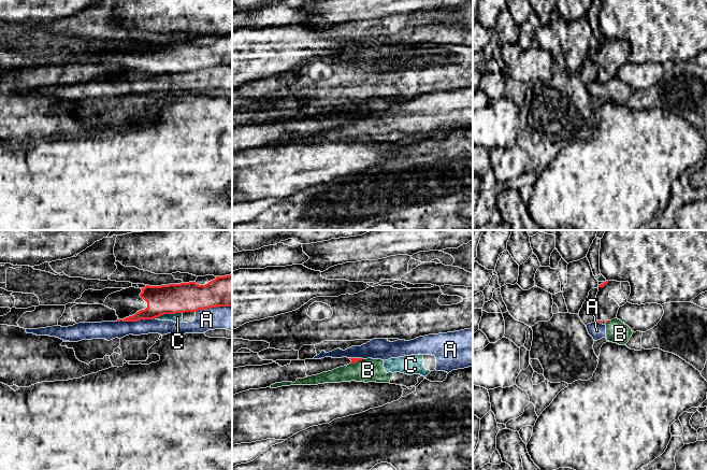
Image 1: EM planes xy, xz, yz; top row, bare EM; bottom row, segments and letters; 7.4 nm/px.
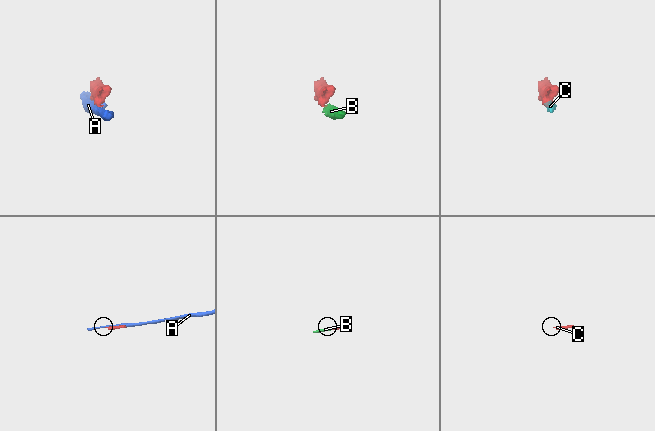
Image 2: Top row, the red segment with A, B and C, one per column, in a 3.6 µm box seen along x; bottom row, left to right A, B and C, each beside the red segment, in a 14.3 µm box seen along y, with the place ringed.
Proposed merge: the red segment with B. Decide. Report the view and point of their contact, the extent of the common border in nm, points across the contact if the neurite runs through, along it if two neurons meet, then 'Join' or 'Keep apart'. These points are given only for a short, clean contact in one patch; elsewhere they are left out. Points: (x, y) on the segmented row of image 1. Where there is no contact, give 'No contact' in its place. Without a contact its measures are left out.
Touches red at xz (356, 361). Shared border 100 nm. Boundary: xz (362, 359), (350, 364). Keep apart

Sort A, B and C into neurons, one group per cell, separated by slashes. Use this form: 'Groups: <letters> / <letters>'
Groups: A B C

